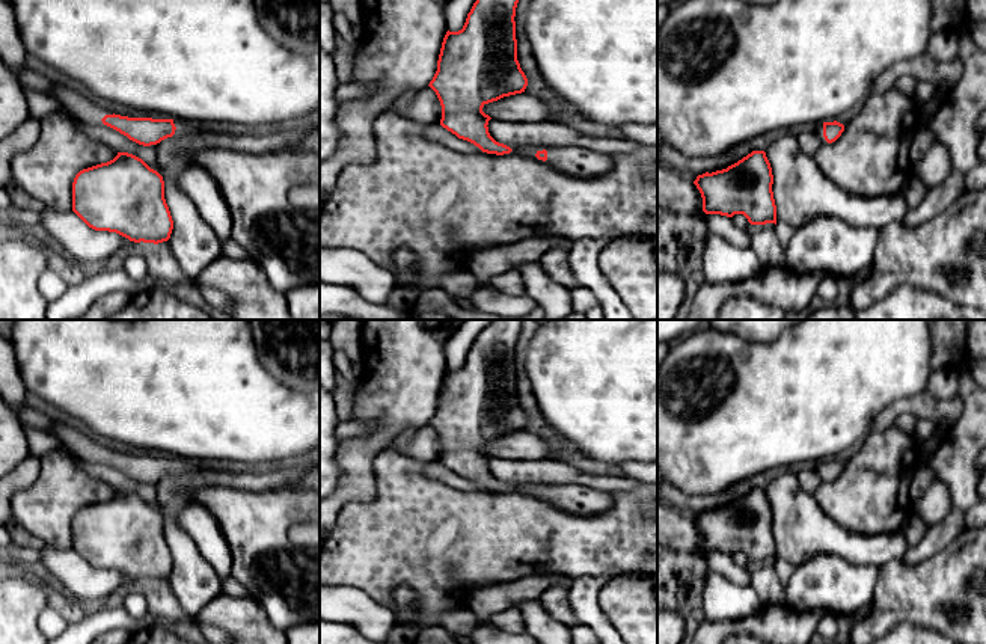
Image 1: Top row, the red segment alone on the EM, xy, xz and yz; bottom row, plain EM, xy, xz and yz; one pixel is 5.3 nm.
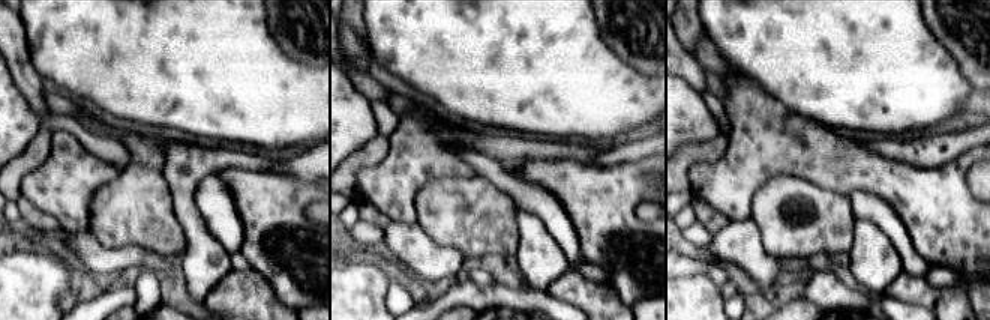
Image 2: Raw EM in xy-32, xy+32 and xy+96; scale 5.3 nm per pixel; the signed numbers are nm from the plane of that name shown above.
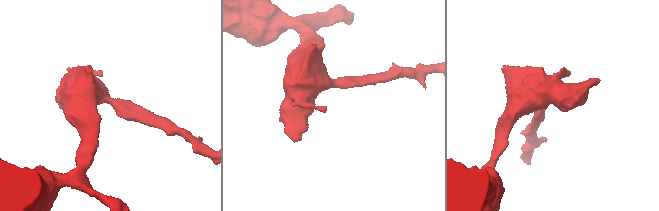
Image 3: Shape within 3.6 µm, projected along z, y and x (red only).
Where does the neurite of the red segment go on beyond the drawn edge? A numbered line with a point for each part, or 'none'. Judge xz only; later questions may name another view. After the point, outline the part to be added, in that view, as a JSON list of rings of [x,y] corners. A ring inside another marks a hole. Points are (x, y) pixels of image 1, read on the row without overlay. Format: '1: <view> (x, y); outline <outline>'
1: xz (581, 499); outline [[[513,483],[511,490],[526,490],[532,495],[538,489],[547,489],[546,501],[552,505],[574,514],[594,516],[608,511],[614,505],[614,498],[609,492],[591,489],[577,484],[534,484]]]

